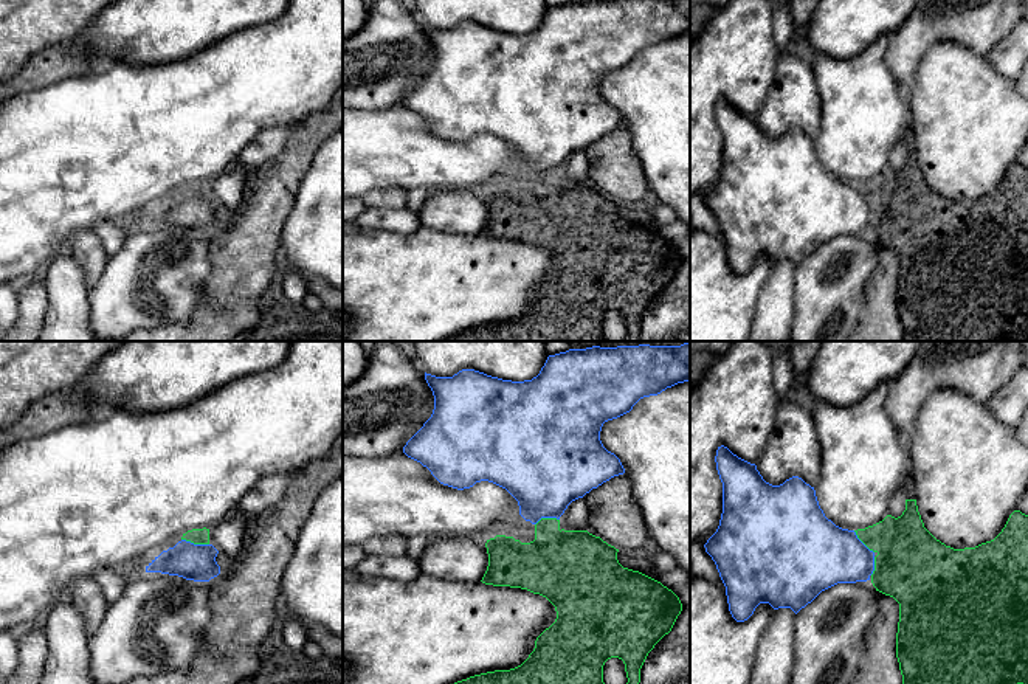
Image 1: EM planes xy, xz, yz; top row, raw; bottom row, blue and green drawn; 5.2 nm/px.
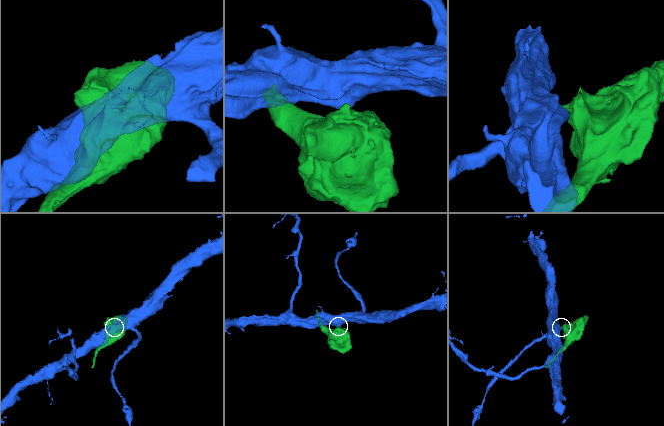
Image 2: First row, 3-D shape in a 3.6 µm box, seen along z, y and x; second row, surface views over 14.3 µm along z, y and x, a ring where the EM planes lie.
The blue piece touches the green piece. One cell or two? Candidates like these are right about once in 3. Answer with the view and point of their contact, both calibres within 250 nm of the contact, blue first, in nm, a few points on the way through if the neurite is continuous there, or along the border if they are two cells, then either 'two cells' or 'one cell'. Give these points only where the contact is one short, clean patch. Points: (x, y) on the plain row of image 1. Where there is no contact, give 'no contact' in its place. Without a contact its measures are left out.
xy (196, 197) | 190/80 nm | along xy (182, 191), (191, 196), (208, 197) | two cells

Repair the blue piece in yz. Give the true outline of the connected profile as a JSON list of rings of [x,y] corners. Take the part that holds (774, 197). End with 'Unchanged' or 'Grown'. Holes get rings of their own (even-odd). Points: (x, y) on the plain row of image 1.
[[[721,98],[715,109],[723,135],[723,166],[716,185],[704,197],[726,239],[729,264],[737,275],[747,273],[760,256],[774,262],[791,261],[795,267],[811,256],[822,244],[837,236],[867,234],[874,223],[874,205],[854,183],[842,181],[828,172],[819,158],[816,143],[802,130],[792,129],[780,138],[763,132],[750,116]]]. Unchanged

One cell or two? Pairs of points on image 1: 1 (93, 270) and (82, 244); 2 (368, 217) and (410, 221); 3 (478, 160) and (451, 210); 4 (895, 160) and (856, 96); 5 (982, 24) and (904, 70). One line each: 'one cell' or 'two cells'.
1: one cell
2: one cell
3: two cells
4: two cells
5: one cell

